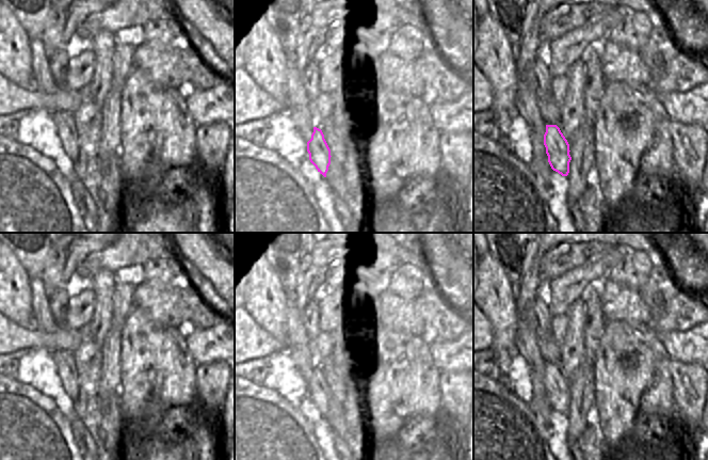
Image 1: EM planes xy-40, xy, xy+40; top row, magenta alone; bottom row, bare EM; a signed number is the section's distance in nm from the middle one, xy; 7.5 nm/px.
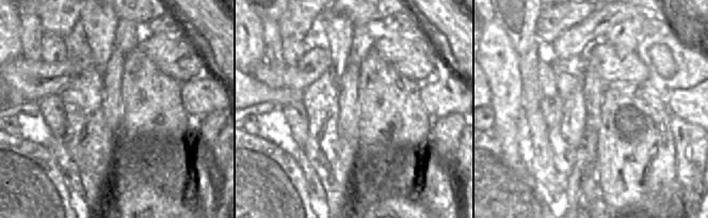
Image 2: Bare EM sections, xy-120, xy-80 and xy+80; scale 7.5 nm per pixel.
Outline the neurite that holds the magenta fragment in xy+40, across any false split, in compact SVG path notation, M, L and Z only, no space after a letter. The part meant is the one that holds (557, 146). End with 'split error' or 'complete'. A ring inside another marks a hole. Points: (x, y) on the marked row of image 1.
M546 125L544 145L551 169L562 176L569 173L569 144L557 125Z; complete

